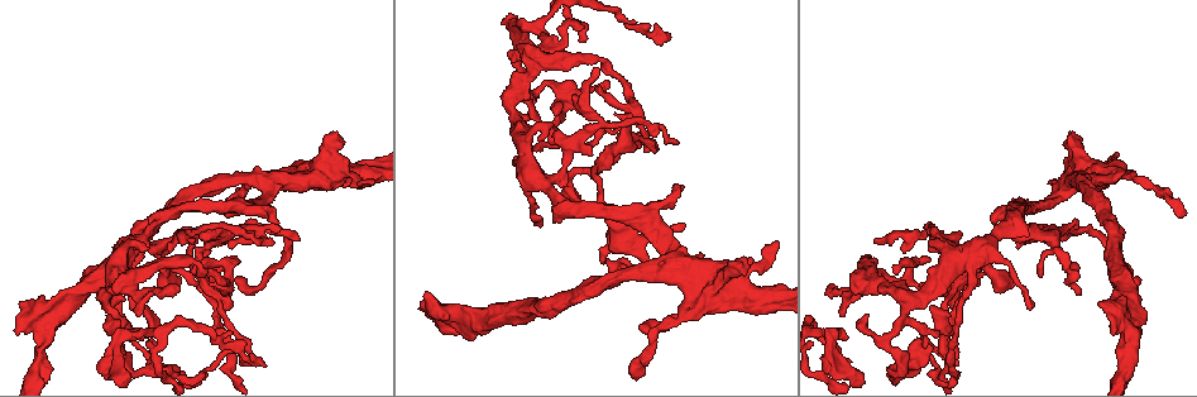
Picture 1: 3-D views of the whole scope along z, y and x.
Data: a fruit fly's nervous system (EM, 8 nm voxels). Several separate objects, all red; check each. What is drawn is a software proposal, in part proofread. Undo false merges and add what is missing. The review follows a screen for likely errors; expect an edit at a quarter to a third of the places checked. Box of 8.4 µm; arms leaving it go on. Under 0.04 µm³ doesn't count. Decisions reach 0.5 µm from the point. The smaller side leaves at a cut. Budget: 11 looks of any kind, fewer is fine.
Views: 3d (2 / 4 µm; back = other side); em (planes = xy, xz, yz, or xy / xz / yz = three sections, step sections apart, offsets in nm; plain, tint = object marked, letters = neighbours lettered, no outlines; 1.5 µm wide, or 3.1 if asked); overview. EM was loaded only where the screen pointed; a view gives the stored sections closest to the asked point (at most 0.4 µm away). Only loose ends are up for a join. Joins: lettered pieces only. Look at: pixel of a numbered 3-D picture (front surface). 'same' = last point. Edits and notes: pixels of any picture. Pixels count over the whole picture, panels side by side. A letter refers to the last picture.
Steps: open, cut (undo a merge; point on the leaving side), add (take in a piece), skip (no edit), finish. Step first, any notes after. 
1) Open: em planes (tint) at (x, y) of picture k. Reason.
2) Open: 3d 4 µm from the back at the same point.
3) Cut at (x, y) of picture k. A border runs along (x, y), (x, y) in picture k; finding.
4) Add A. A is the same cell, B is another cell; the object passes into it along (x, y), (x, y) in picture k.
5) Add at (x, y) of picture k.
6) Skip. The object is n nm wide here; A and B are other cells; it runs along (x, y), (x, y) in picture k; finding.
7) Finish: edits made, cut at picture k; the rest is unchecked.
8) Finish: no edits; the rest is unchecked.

Open: 3d 4 µm from the back at (372, 183) of picture 1. An open end.

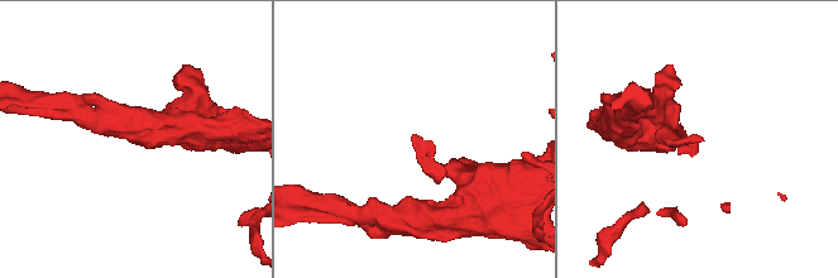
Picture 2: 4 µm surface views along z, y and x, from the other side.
Open: em planes (tint) at (129, 142) of picture 2. Need the tissue.

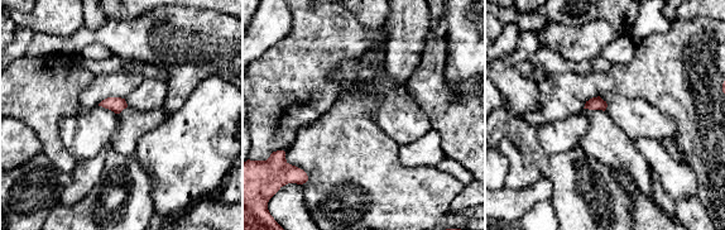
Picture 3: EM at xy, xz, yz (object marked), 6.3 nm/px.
Open: em planes (letters) at the same point.

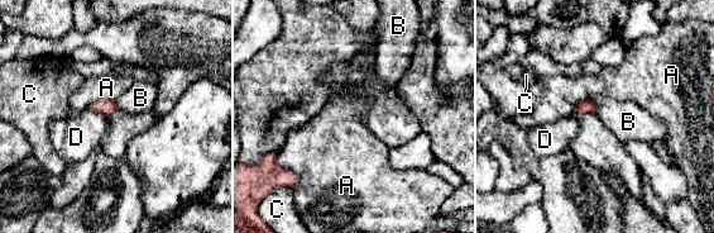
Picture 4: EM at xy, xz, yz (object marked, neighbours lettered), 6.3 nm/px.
Skip. A, B, C and D are other cells; a border runs along (589, 99), (597, 107), (595, 113) in picture 4; none of them fits.

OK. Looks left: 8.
Open: em planes (letters) at (1179, 214) of picture 1. Branch stops here.

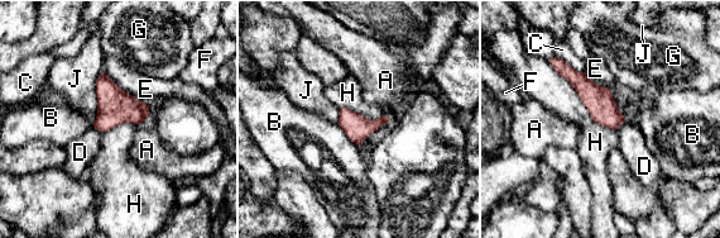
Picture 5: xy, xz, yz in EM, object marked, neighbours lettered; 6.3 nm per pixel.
Skip. A, B, C, D, E, F, G, H and J are other cells; a border runs along (548, 61), (589, 115), (615, 131) in picture 5; none of them fits.

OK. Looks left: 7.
Open: em planes (letters) at (537, 223) of picture 1. Thin end.

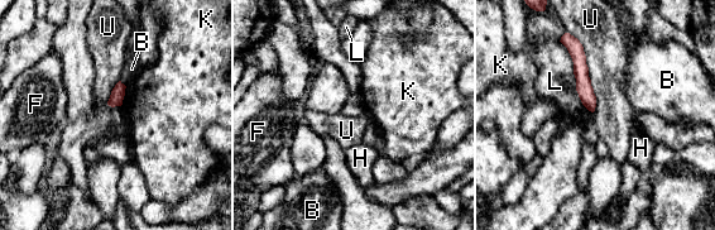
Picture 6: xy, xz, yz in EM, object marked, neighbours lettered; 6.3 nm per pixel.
Skip. B, F, H, K, L and U are other cells; a border runs along (566, 32), (582, 47), (593, 113) in picture 6; no lettered piece goes on from it.

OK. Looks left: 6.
Open: em yz step 8 (plain) at (669, 36) of picture 1. End of a long branch.

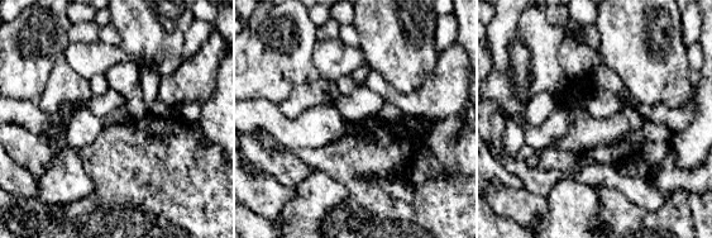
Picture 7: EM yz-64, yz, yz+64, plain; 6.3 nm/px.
Open: em yz step 8 (letters) at the same point.

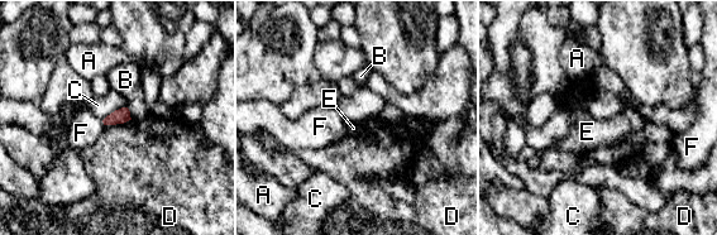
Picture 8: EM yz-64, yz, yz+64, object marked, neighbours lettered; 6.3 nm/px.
Skip. The object is 100 nm wide here; A, B, C, D, E and F are other cells; a border runs along (128, 108), (114, 110), (103, 120) in picture 8; no lettered piece goes on from it.

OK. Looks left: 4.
Finish: no edits; the rest is unchecked.

